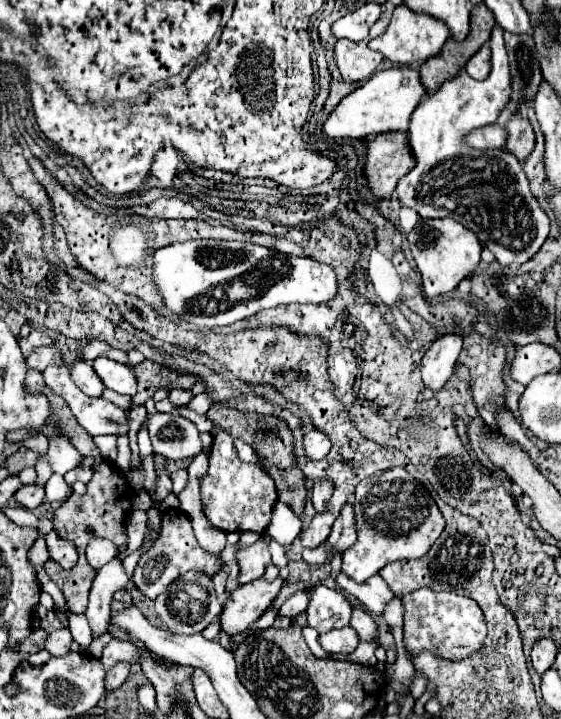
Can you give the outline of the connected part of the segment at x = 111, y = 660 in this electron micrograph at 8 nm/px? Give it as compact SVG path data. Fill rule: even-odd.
M109 641L107 647L103 649L103 657L101 663L105 669L111 669L117 661L129 661L129 663L137 663L139 661L139 651L133 643L127 641Z

